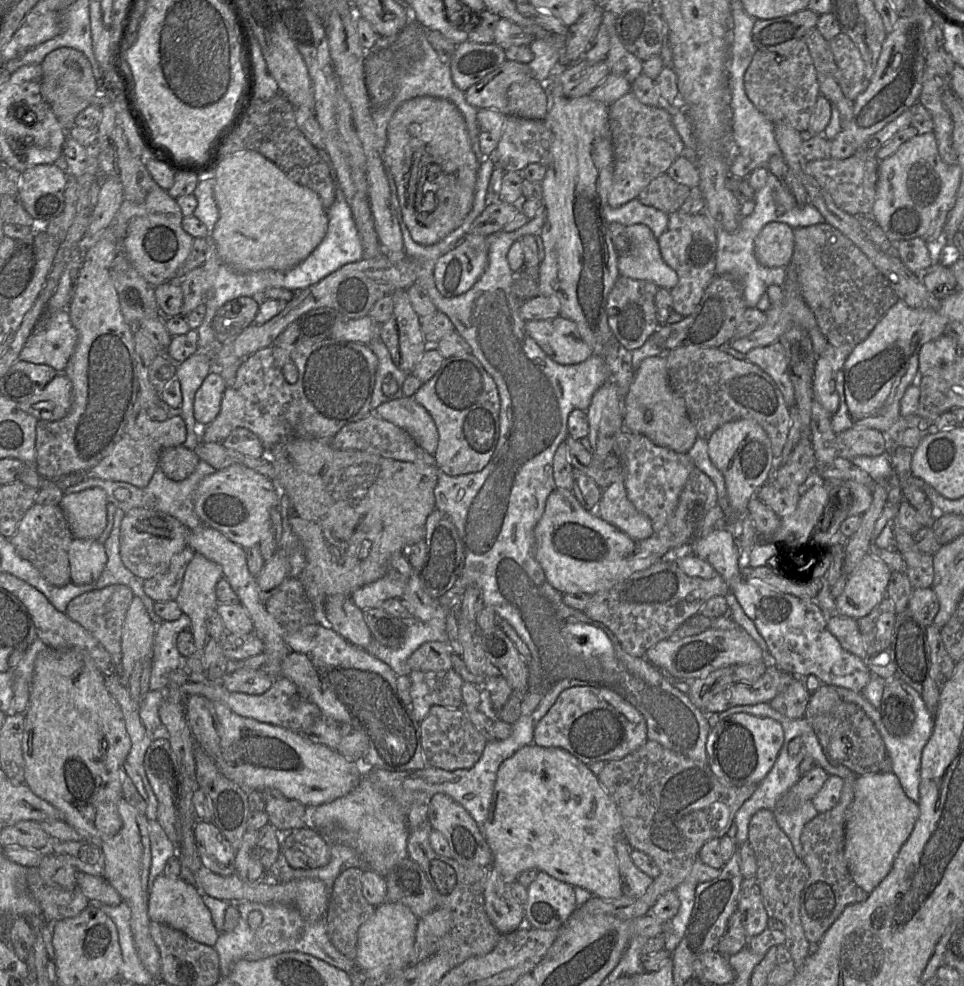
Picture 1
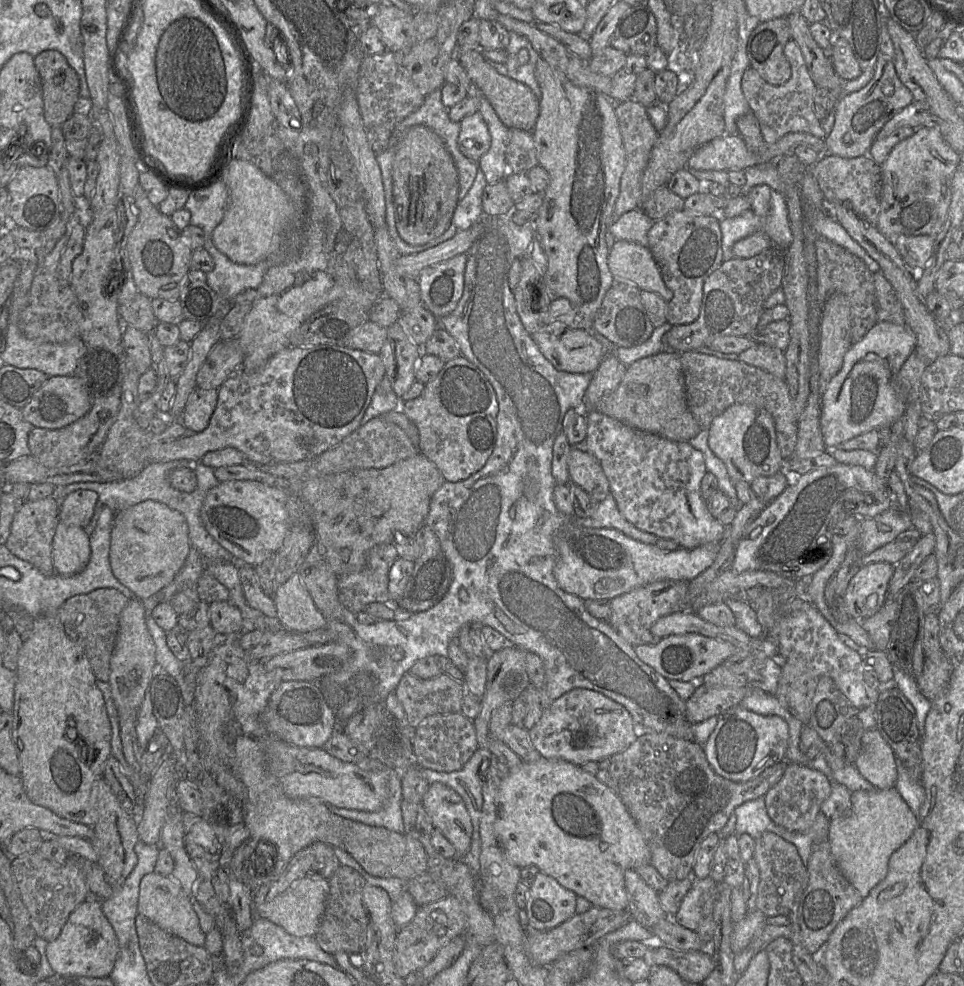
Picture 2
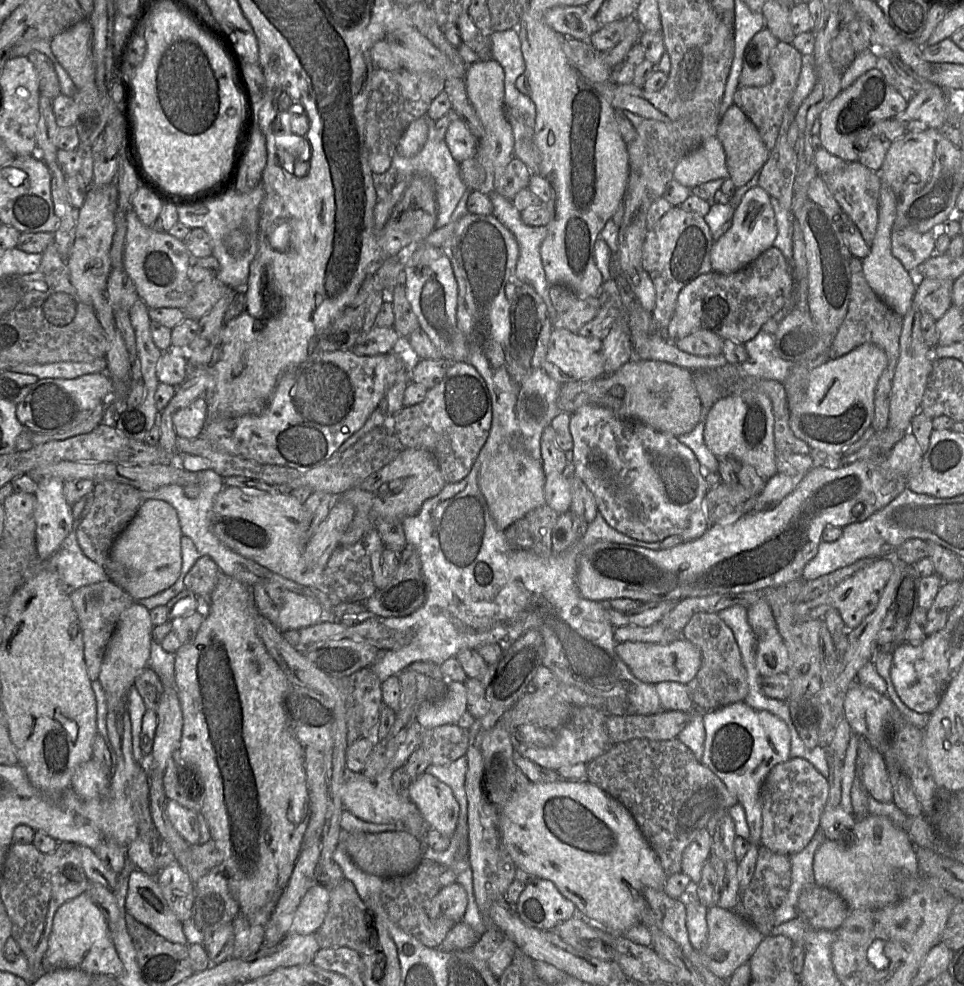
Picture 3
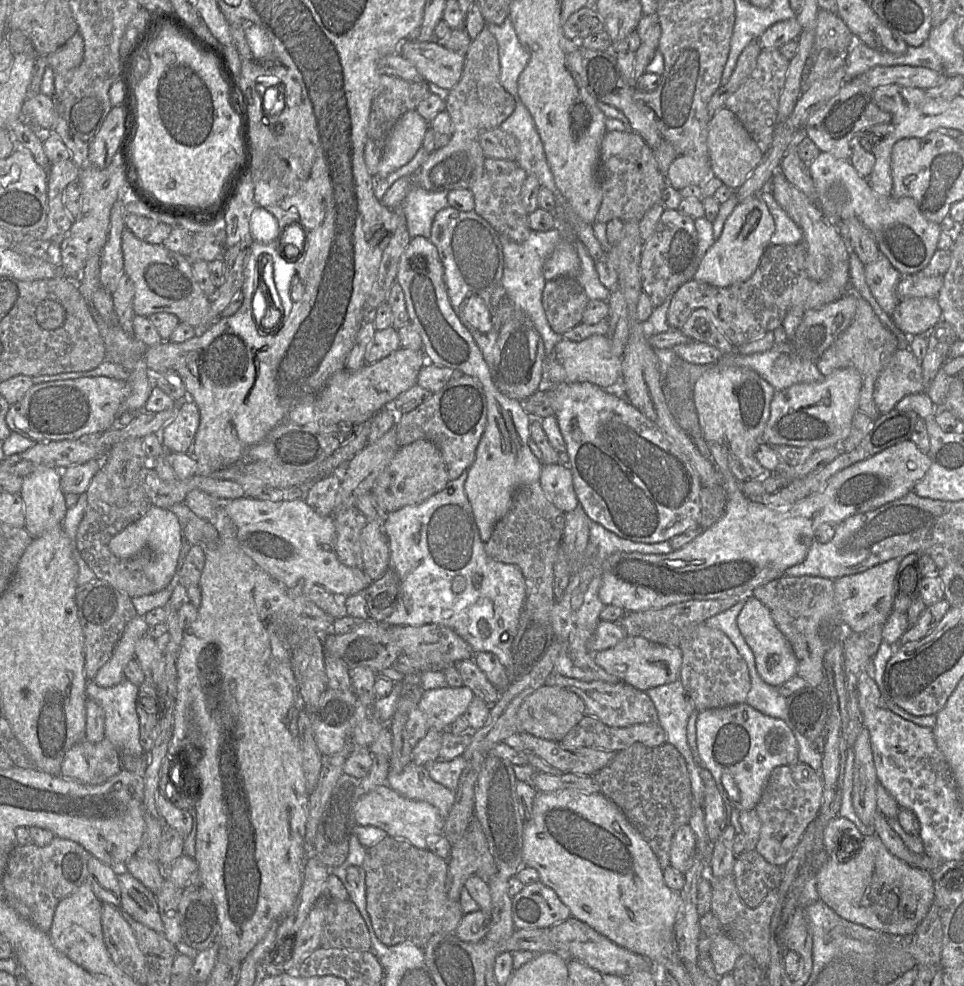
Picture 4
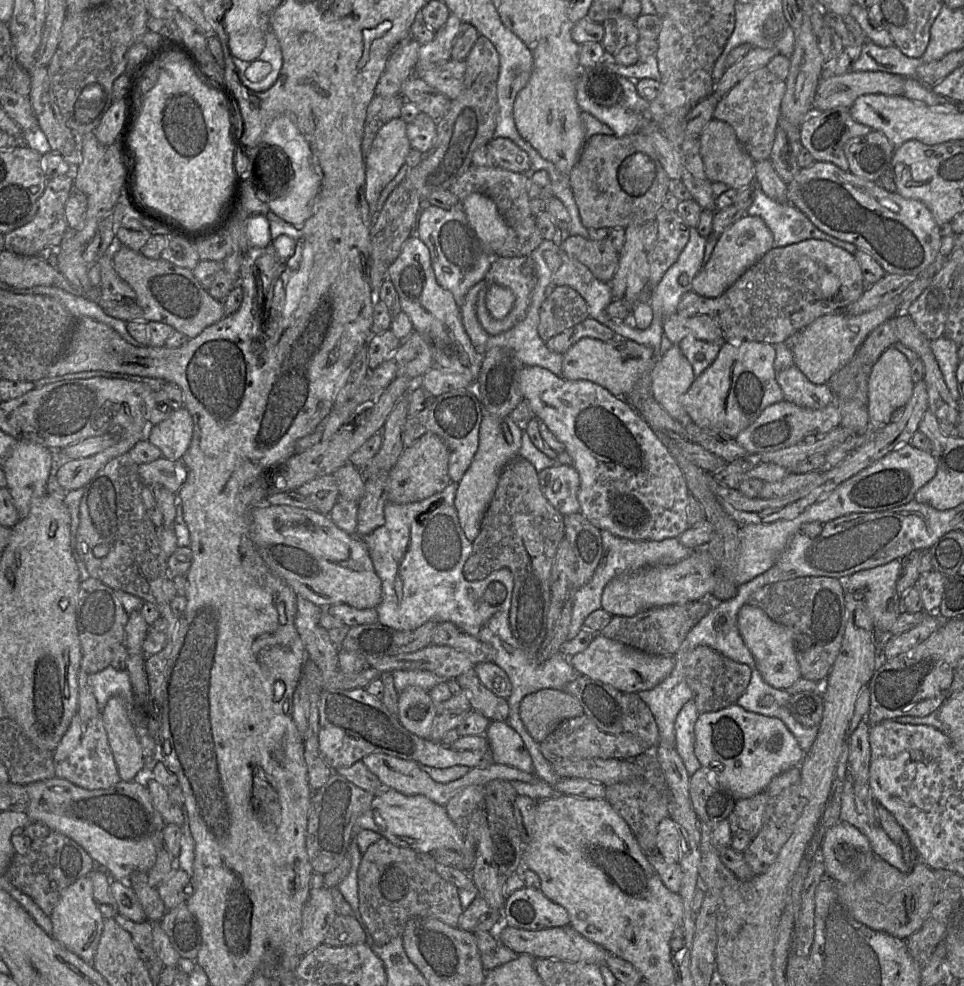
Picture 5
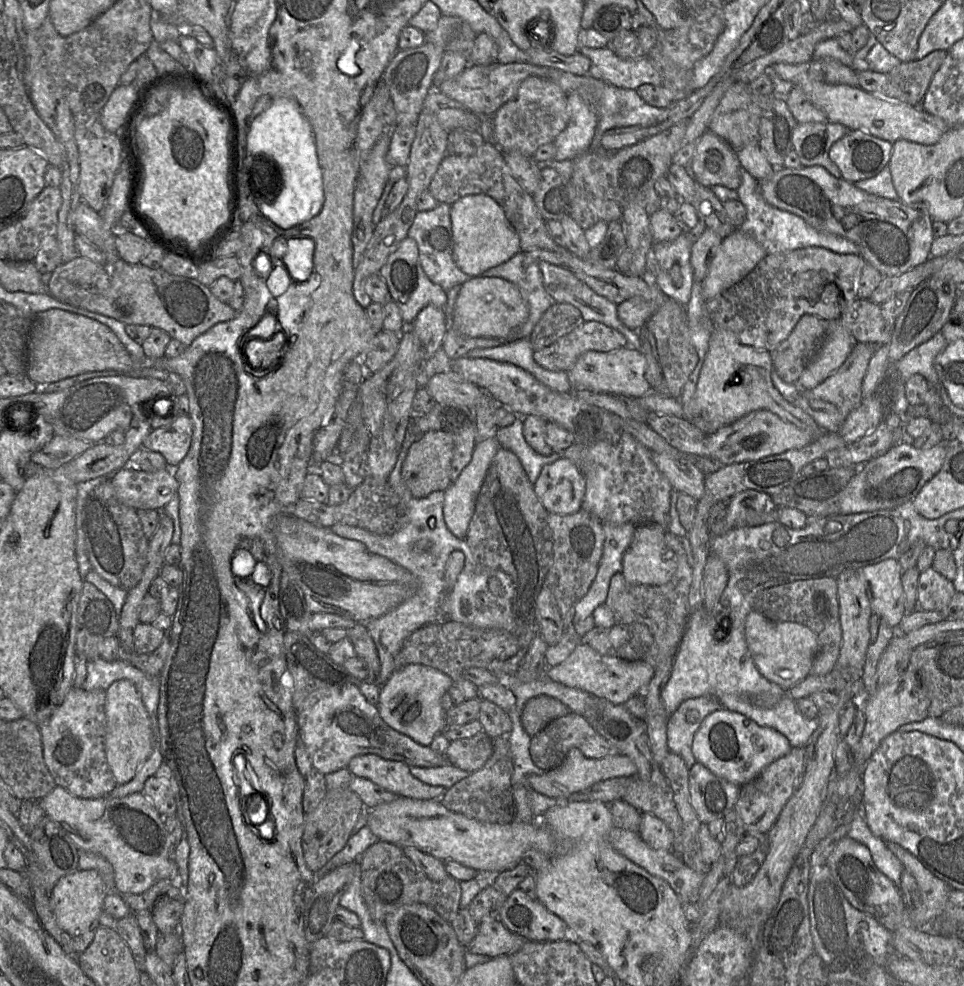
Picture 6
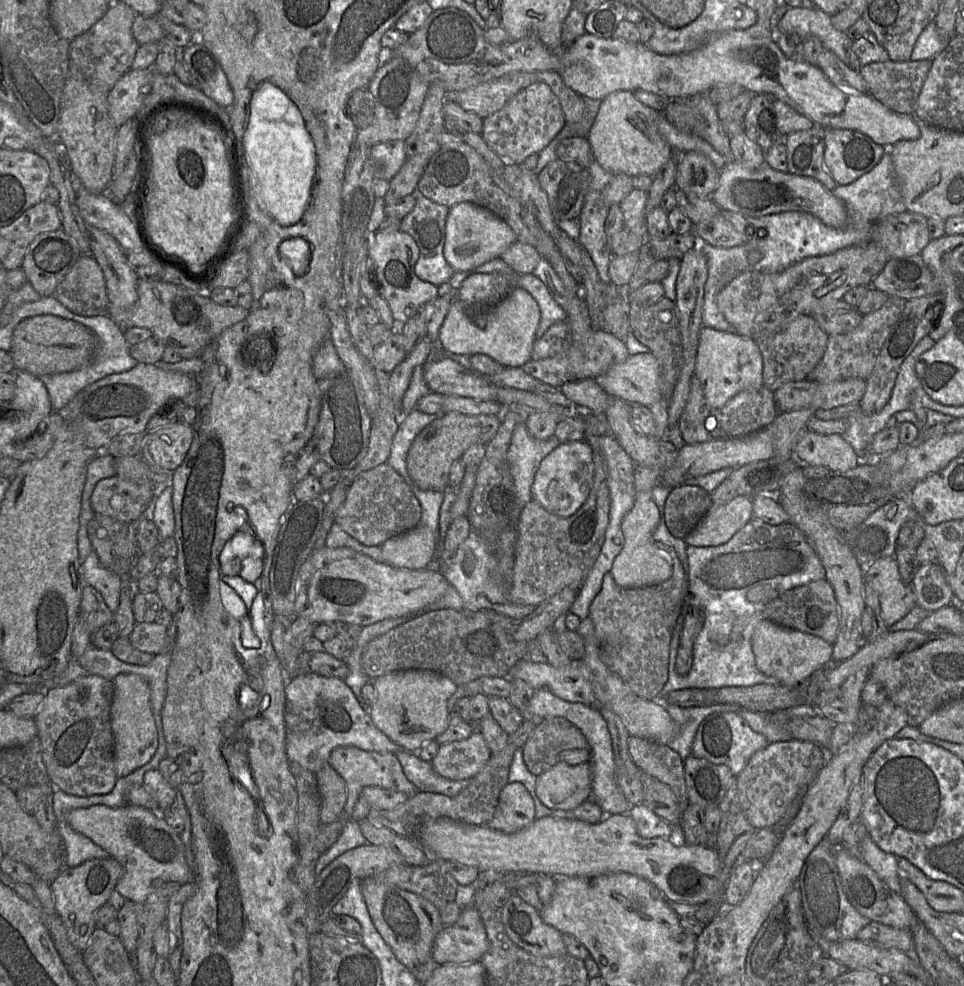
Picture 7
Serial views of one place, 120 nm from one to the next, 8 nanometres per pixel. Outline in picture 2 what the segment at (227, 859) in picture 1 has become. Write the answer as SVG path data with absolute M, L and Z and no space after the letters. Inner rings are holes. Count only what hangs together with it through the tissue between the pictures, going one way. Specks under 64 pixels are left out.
M184 812L183 824L186 839L192 840L212 855L219 855L224 850L223 841L203 817Z

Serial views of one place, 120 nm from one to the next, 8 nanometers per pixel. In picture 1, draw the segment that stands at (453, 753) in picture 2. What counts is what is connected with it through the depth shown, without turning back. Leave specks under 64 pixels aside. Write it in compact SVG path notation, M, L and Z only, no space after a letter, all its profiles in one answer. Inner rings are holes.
M433 706L420 725L421 747L427 765L447 771L469 769L480 759L488 740L474 727L466 710Z

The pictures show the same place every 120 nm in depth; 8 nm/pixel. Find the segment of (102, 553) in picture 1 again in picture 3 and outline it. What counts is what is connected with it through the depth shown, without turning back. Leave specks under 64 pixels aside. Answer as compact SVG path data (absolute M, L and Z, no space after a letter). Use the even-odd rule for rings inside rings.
M59 478L37 480L35 545L38 561L45 561L59 550L72 529L74 517L63 493L64 481Z

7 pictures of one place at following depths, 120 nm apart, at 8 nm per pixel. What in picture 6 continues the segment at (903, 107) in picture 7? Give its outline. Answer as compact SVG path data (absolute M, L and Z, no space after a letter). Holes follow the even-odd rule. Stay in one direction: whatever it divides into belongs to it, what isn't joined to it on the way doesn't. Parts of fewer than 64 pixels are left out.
M935 50L920 60L901 62L888 76L901 91L901 102L919 106L936 71L944 62L947 50Z

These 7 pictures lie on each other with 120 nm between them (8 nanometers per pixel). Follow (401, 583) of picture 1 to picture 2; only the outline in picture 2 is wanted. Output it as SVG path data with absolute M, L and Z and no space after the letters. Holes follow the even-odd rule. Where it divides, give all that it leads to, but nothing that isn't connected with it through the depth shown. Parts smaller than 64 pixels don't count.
M393 542L378 544L361 571L339 576L338 598L343 607L356 614L373 602L391 604L389 571L398 557Z

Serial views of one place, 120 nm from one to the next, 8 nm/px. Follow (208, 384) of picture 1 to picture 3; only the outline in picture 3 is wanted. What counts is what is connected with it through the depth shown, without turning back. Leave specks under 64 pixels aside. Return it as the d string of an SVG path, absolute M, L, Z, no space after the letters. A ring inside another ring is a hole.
M199 397L185 408L172 415L173 426L177 436L194 439L201 435L207 418L207 402Z

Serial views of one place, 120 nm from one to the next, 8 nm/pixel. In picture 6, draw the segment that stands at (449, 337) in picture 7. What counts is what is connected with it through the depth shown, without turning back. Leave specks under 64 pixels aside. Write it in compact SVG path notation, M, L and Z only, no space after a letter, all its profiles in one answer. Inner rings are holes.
M472 277L462 284L450 320L450 328L470 338L517 338L520 326L527 320L529 309L519 288L498 277Z

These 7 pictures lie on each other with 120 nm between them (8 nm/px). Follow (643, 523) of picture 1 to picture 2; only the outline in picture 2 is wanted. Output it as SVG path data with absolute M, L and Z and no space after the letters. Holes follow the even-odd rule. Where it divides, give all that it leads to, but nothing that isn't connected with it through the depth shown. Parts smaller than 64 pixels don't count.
M610 493L603 501L598 503L595 512L591 516L577 521L584 527L618 530L629 538L646 545L655 545L661 539L637 529L628 522L620 513L614 497Z

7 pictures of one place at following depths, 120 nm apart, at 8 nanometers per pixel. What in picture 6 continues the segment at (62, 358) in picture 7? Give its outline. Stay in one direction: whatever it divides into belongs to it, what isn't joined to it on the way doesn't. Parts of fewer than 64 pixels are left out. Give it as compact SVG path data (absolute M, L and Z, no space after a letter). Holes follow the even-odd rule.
M49 309L33 316L27 343L26 376L35 384L53 383L86 372L129 372L142 367L146 366L137 366L117 335L97 320L60 309Z

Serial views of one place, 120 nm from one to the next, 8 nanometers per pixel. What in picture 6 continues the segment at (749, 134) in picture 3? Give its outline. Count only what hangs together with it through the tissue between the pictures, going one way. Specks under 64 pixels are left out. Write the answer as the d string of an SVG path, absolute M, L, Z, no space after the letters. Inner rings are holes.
M709 130L697 140L688 170L697 183L706 187L721 185L736 190L741 184L742 167L736 151Z

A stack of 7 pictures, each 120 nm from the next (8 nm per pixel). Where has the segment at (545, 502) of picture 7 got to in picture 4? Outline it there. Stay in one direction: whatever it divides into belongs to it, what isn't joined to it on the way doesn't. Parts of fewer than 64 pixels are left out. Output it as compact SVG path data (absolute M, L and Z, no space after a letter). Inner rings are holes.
M544 464L539 482L546 497L562 512L568 513L578 507L569 465Z

